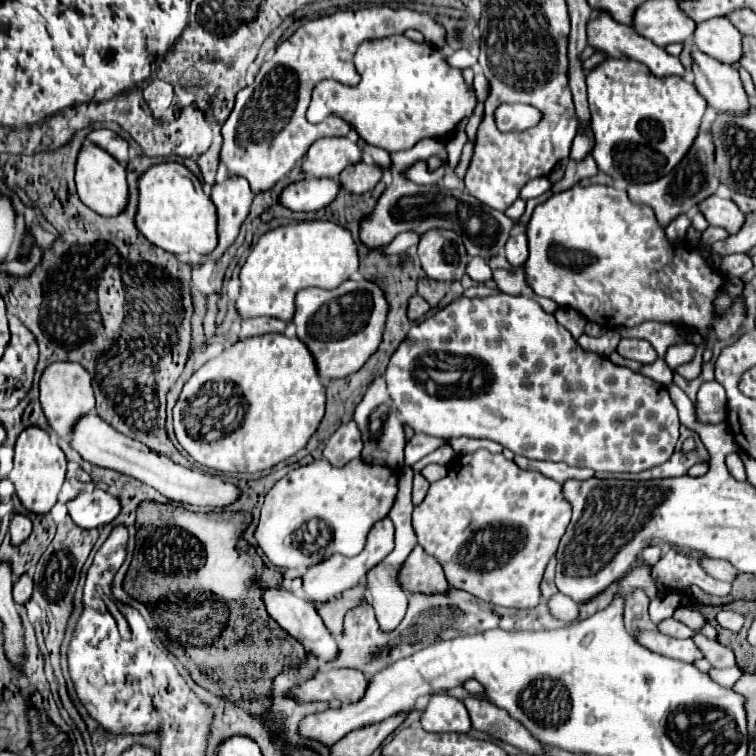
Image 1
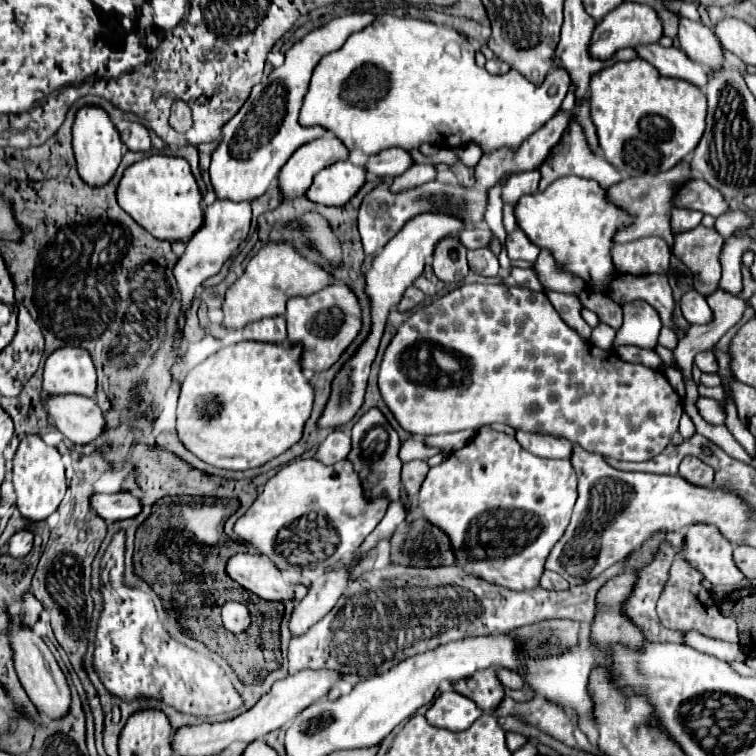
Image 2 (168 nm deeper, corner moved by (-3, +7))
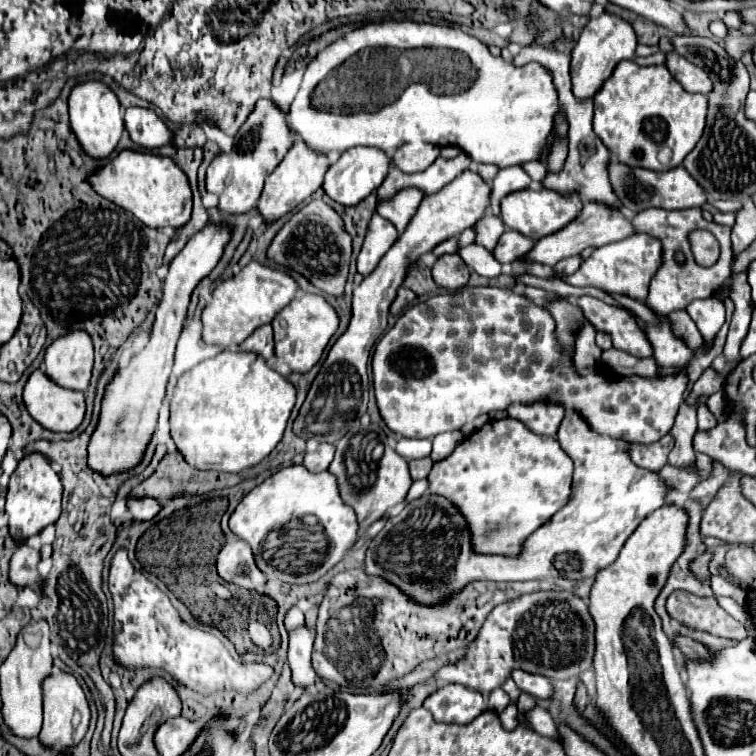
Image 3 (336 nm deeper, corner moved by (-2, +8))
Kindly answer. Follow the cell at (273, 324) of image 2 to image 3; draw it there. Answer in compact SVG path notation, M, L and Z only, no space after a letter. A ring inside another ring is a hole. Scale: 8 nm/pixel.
M262 325L258 327L242 345L242 351L254 351L258 355L262 355L266 359L266 363L272 367L276 363L276 355L274 355L274 331L272 325Z

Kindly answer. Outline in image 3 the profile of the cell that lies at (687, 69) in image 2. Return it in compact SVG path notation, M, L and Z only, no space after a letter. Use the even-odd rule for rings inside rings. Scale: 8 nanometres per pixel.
M676 51L666 53L666 67L672 73L672 77L676 77L688 93L706 95L712 89L712 81L708 77L708 73L704 69L696 67L694 63L690 63L688 59L684 59L682 55L678 55Z

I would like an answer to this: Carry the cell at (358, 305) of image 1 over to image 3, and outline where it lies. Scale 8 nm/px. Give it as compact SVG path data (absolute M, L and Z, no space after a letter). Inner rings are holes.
M298 293L296 299L286 305L272 321L274 341L276 341L276 357L292 367L294 373L308 373L322 357L332 335L338 331L340 317L334 305L330 305L322 295L316 293Z

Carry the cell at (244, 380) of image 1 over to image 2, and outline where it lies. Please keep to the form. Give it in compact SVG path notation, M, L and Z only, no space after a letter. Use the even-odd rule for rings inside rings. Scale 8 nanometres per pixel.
M239 342L189 370L177 406L177 432L183 446L215 468L239 466L231 470L249 470L299 442L313 406L313 388L301 374L299 356L301 348Z

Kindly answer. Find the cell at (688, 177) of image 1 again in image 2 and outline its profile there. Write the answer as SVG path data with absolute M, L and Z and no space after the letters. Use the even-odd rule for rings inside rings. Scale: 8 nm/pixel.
M677 164L669 172L661 172L657 176L627 178L627 180L621 180L619 184L615 184L613 188L609 188L605 192L607 200L617 204L617 208L629 212L629 216L633 216L633 224L625 224L625 228L617 228L617 236L613 236L613 242L625 244L625 242L645 238L645 236L659 236L659 238L667 240L669 246L673 246L673 234L671 234L671 224L669 224L671 200L673 200L673 194L677 192L677 188L681 188L685 184L685 180L689 180L689 178L693 178L691 170L685 168L683 164Z

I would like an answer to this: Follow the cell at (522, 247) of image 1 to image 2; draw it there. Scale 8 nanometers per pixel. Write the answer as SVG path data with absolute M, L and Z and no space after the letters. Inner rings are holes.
M515 228L513 232L507 234L507 240L505 240L505 250L507 250L507 256L509 260L527 260L527 262L535 262L541 248L537 248L527 236L523 230Z

